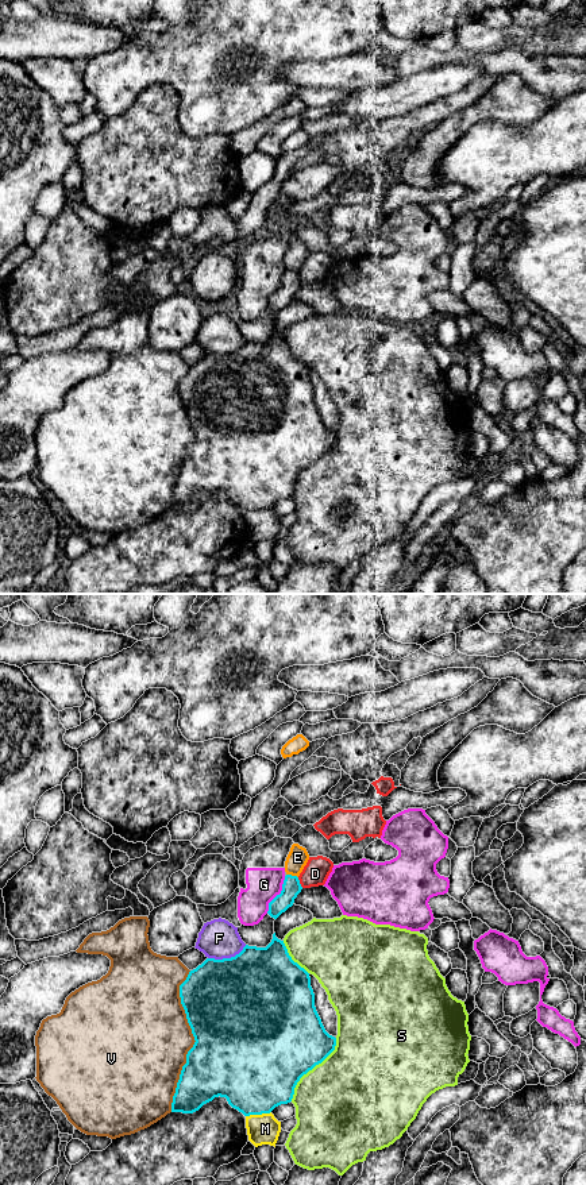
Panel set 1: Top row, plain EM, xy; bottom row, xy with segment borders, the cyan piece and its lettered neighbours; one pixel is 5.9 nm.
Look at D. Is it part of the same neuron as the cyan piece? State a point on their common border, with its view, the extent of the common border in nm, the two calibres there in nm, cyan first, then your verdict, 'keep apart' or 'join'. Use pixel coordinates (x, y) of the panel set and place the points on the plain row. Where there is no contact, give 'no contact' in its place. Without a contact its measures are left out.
xy (299, 278) | 70 nm | 110/150 nm | keep apart

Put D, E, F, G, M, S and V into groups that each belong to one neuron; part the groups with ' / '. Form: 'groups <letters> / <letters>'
groups D / E / F / G / M / S / V

